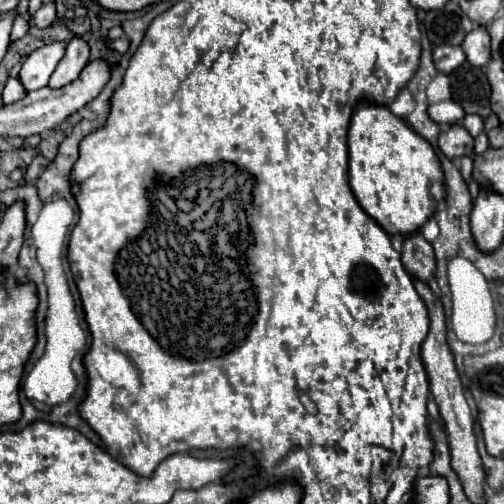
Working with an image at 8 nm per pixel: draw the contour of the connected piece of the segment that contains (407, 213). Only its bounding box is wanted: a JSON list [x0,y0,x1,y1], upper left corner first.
[348,102,446,234]

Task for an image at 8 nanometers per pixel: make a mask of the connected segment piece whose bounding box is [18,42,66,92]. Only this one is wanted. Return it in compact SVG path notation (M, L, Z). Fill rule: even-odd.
M50 42L38 50L34 50L22 64L18 80L24 86L26 92L40 90L48 84L48 78L52 76L56 64L64 56L66 42Z

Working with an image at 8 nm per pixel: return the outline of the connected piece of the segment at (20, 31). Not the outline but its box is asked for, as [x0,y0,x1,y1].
[10,14,30,42]

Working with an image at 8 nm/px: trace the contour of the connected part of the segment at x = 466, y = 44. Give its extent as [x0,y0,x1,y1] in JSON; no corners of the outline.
[462,26,492,68]

